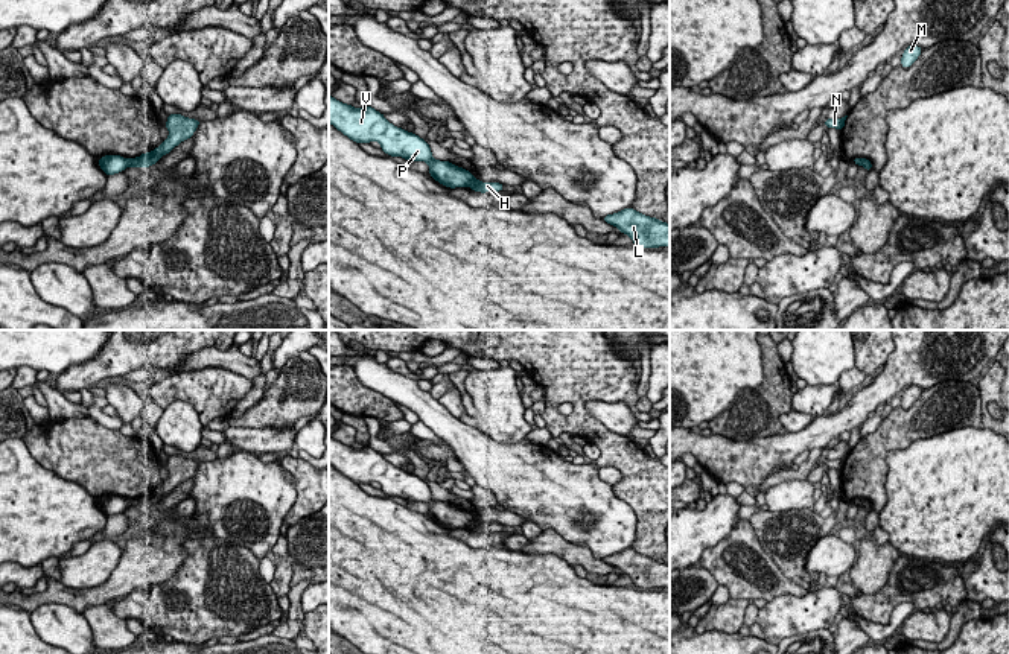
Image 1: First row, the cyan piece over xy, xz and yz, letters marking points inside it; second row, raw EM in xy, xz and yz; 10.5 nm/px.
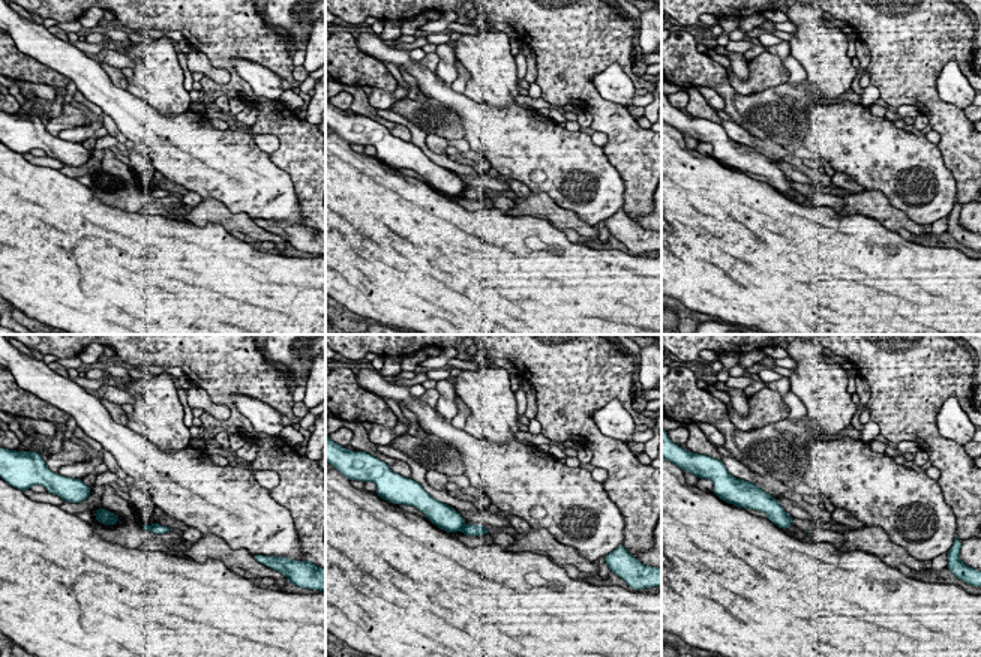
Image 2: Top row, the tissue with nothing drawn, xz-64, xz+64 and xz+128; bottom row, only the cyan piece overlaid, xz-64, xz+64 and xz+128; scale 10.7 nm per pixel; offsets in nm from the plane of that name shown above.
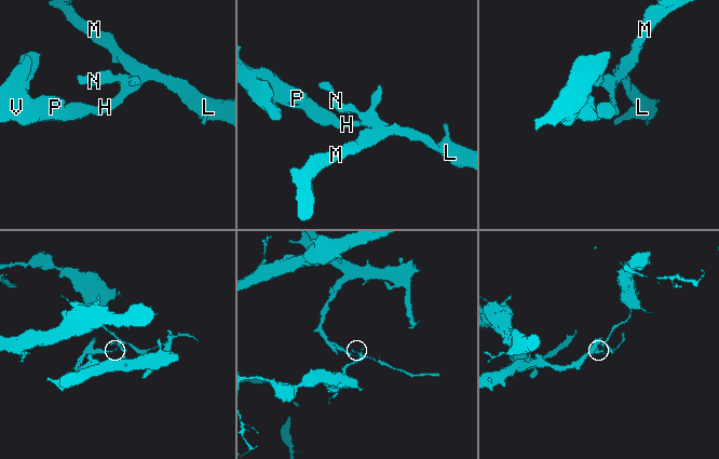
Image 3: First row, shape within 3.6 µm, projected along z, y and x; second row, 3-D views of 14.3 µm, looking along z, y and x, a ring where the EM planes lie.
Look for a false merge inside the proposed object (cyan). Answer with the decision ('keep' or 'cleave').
cleave

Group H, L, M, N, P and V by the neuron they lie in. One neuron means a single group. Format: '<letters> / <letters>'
H L M N / P V

